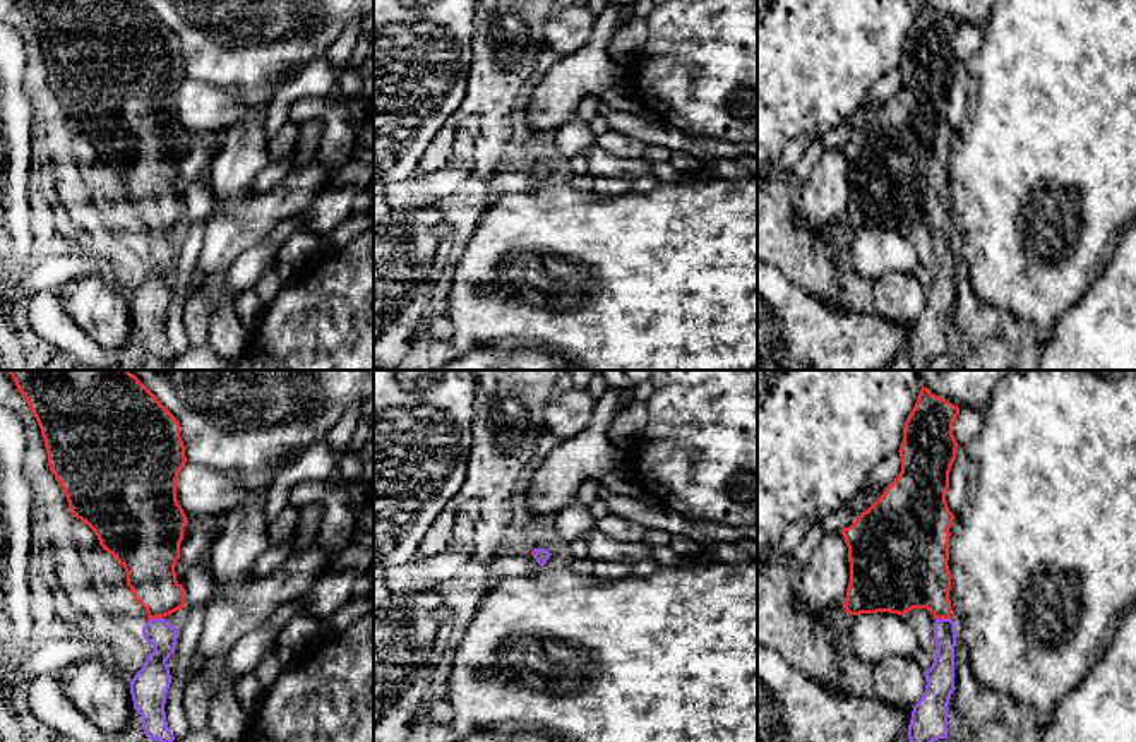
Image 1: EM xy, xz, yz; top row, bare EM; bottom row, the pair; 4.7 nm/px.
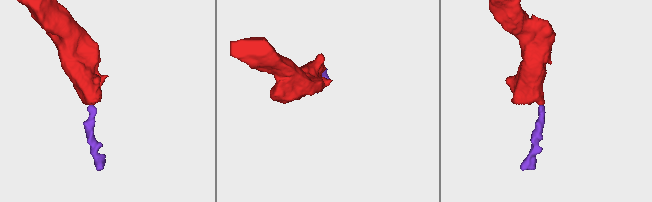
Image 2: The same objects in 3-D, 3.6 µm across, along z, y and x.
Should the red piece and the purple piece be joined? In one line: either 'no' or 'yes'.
yes

